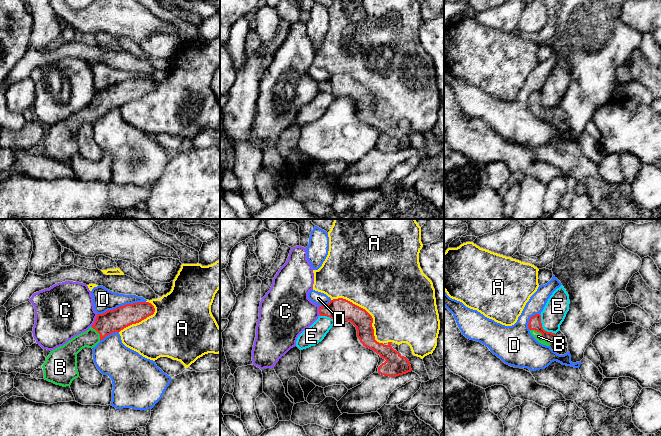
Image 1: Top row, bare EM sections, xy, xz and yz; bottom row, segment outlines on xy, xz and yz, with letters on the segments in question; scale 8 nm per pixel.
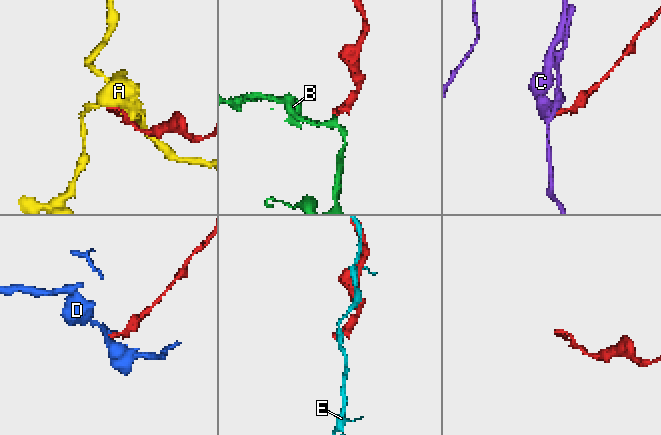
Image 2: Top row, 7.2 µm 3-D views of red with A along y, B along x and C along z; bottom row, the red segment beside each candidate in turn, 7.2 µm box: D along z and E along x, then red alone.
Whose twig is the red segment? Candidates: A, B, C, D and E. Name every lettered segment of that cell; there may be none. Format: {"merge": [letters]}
{"merge": ["B"]}

